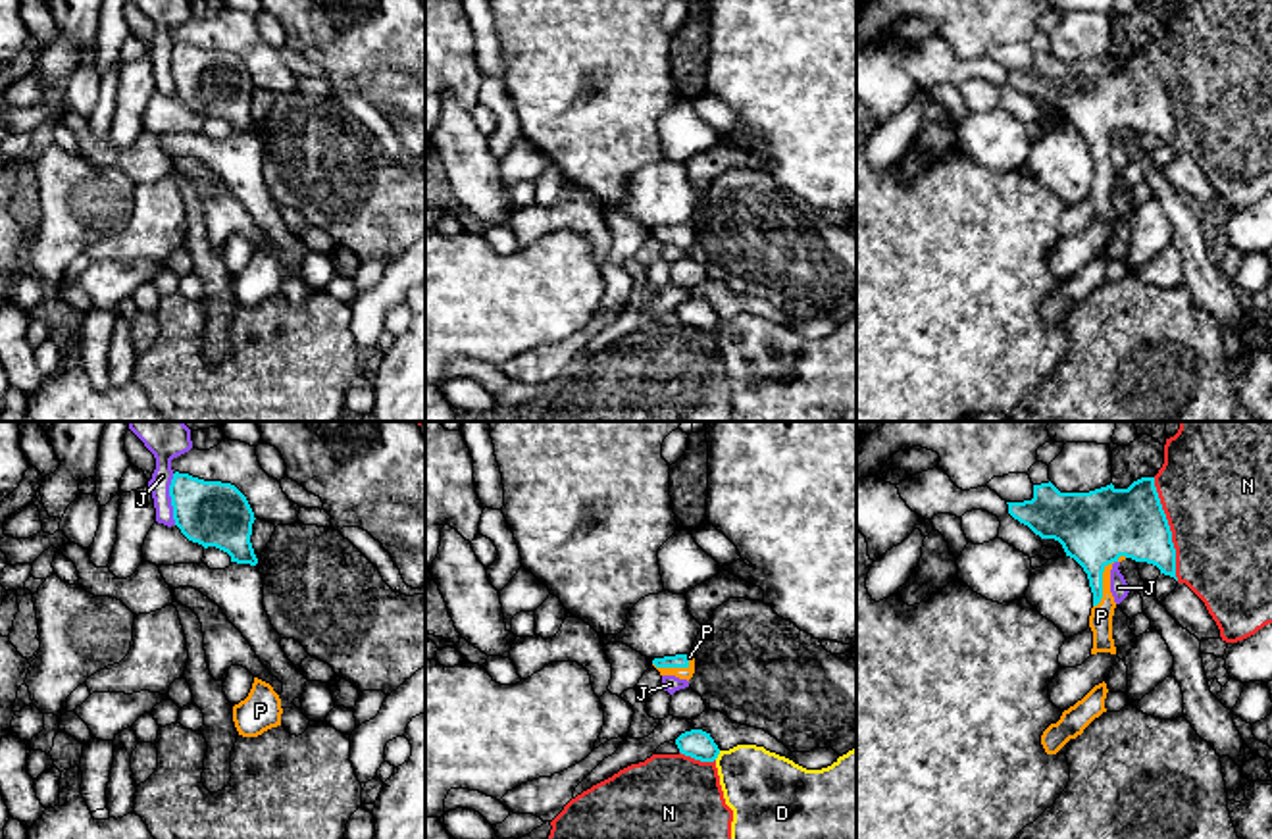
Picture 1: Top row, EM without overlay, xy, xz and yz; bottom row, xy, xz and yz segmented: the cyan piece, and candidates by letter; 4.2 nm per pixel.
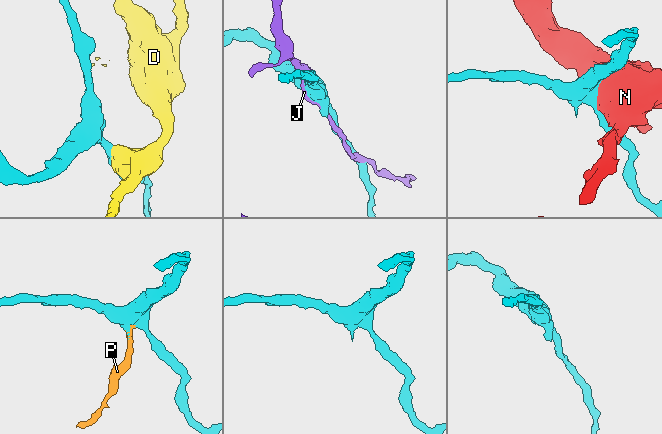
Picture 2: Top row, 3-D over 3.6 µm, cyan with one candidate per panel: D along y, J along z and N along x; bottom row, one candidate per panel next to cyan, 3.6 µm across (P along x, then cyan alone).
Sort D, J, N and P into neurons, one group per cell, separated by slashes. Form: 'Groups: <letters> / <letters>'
Groups: D / J / N / P

